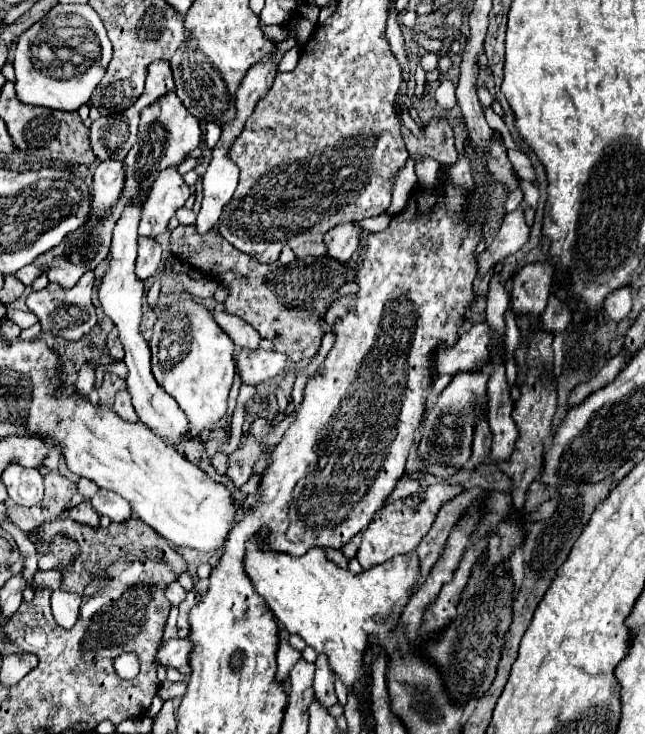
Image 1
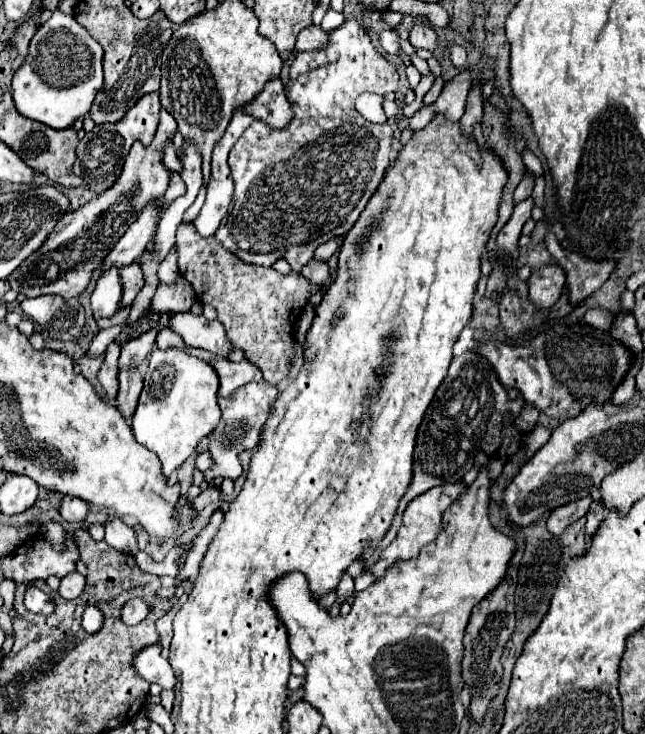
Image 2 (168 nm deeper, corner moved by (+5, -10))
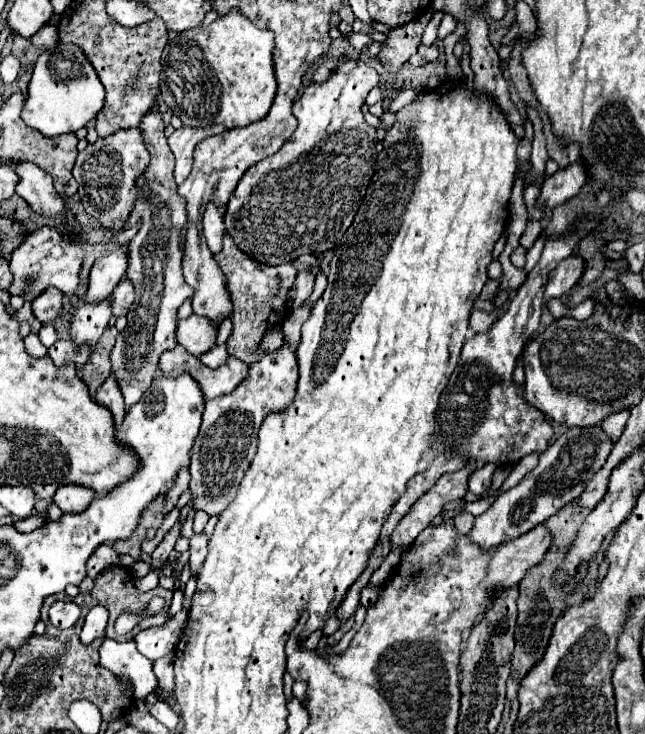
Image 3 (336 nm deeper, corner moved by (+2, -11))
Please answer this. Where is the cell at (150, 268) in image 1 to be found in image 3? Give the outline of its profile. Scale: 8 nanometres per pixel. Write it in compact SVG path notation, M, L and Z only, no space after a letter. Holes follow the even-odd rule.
M124 278L118 286L116 286L116 290L112 292L112 308L114 308L114 316L118 318L118 316L126 316L128 314L128 308L132 306L132 302L134 302L134 284L128 280L128 278Z

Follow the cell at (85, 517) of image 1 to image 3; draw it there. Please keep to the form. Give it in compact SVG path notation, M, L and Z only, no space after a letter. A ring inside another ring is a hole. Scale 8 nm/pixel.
M68 484L68 486L58 488L56 490L56 496L54 496L56 506L64 514L84 512L92 500L94 500L94 492L92 490L86 490L86 488L78 488L76 484Z

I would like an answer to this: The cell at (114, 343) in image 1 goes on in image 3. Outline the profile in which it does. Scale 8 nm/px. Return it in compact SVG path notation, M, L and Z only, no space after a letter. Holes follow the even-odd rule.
M108 376L104 380L104 384L98 388L96 392L96 402L98 404L104 404L106 408L110 408L112 416L114 416L114 424L120 426L122 420L124 420L124 400L122 400L122 392L120 392L120 386L116 384L116 378L114 376Z

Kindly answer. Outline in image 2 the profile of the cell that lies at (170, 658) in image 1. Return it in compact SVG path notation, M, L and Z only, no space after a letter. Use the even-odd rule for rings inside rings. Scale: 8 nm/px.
M157 643L143 647L143 651L135 655L133 669L137 671L137 675L141 675L141 679L149 683L159 683L163 689L175 687L173 669L169 661L161 657L161 647Z

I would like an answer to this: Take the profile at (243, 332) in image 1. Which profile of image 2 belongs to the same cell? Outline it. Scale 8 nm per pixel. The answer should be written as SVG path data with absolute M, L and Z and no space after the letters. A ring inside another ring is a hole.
M191 311L175 313L175 317L171 319L171 329L179 333L189 347L199 347L221 357L225 357L233 349L221 321L217 319L209 321L203 315L195 315Z

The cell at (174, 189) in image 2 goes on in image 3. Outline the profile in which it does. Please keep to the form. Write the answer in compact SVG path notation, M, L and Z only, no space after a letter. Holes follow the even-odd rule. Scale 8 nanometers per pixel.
M158 106L152 108L152 112L148 112L138 126L142 130L144 144L152 156L144 172L146 174L144 192L156 192L158 200L150 202L146 198L138 198L126 222L126 228L140 222L138 234L128 244L130 256L126 272L126 276L134 282L136 300L126 316L128 328L124 328L118 334L110 356L112 374L116 376L118 386L122 390L126 410L132 404L136 404L148 390L162 352L172 350L176 346L176 326L178 326L176 310L194 296L194 290L184 282L180 268L182 250L178 248L178 234L186 224L186 204L184 198L178 194L178 186L174 182L174 156L164 136L164 124L160 120Z

